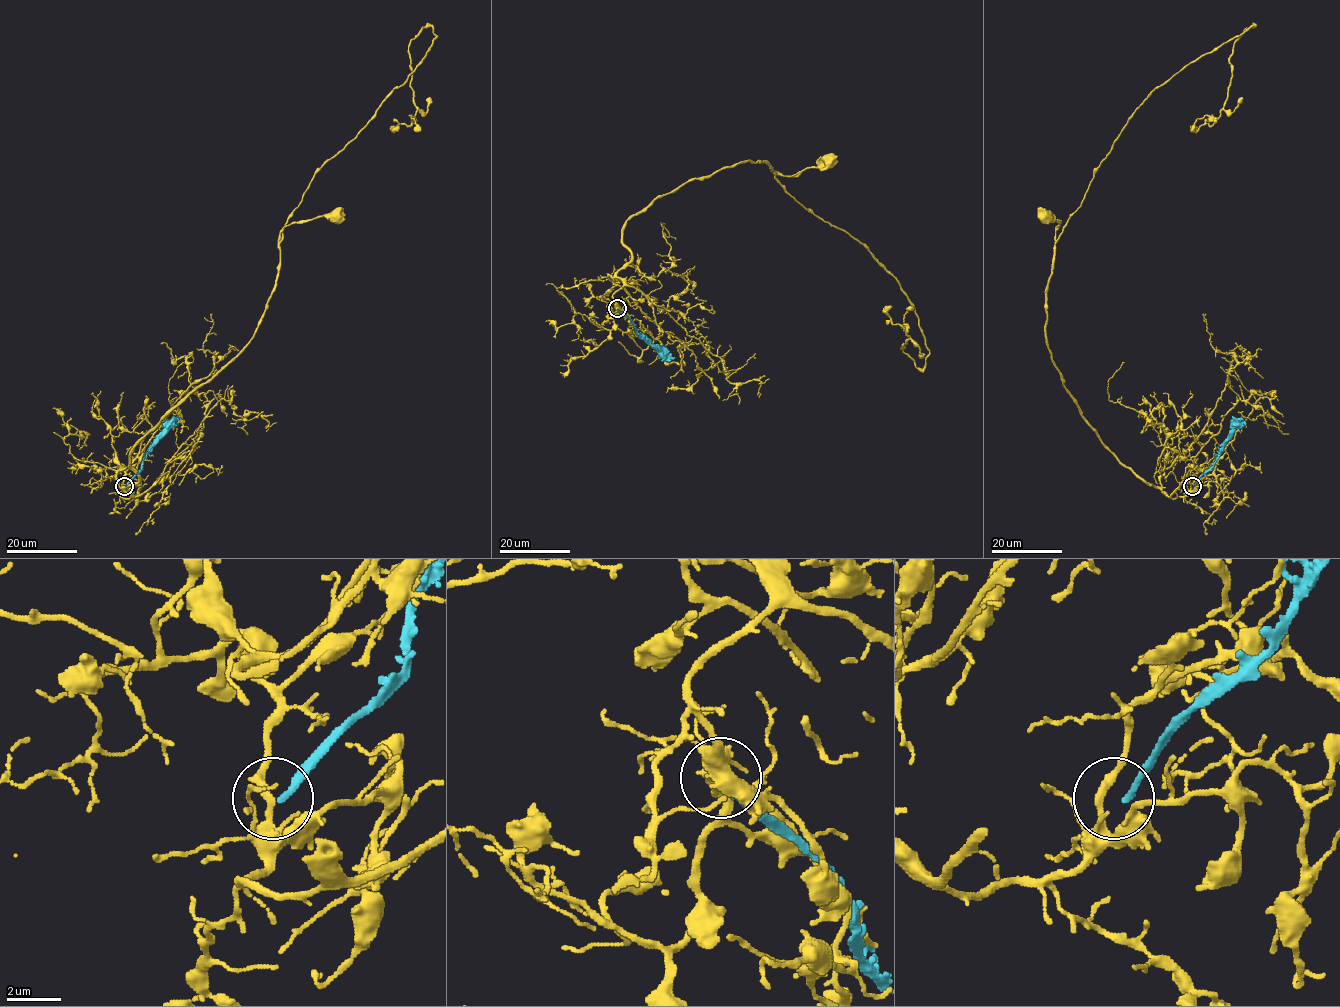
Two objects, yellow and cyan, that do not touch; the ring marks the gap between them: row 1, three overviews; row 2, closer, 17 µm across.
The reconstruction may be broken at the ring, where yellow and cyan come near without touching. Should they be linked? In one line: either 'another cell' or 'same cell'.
another cell

